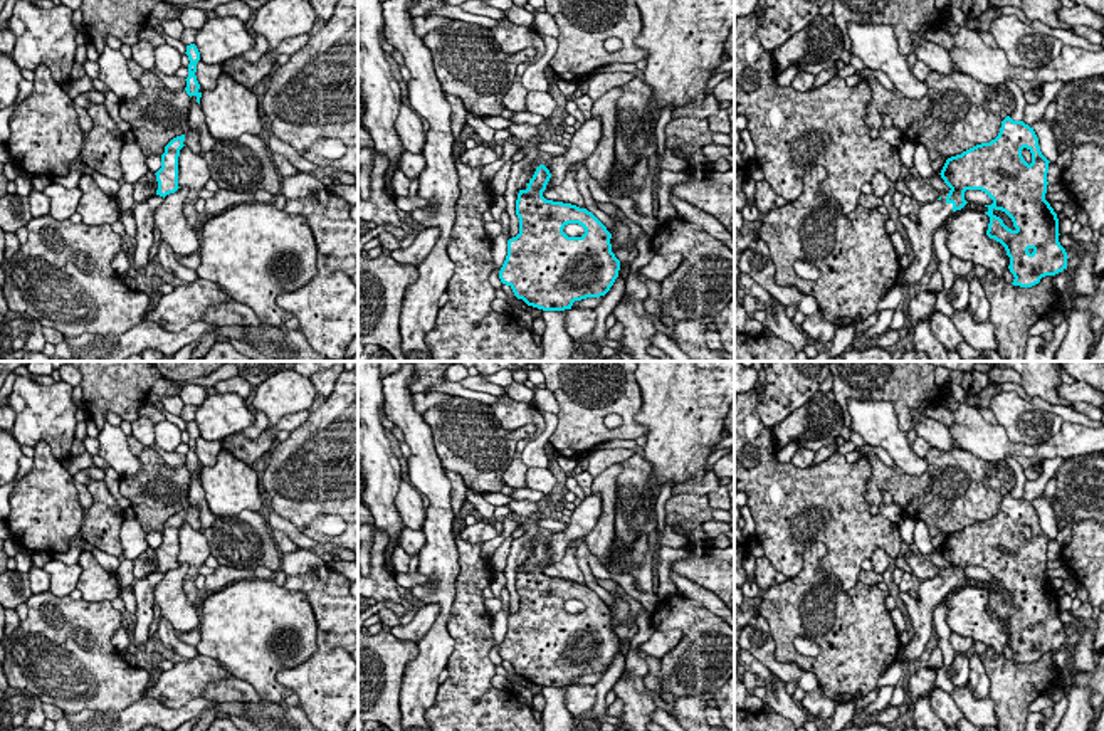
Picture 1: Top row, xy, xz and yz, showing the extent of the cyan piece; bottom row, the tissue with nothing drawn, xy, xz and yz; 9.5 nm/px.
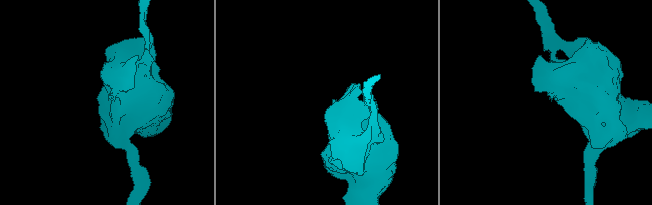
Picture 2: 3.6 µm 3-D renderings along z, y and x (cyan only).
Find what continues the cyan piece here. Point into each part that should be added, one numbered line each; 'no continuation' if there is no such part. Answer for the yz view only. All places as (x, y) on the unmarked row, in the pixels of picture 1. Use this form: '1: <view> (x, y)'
1: yz (933, 590)

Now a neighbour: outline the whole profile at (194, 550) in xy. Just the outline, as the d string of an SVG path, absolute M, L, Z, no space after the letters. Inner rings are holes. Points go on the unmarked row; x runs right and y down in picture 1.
M183 523L178 533L178 563L188 565L183 590L190 605L195 605L198 595L193 578L198 575L208 556L210 546L203 531L197 531L188 523Z

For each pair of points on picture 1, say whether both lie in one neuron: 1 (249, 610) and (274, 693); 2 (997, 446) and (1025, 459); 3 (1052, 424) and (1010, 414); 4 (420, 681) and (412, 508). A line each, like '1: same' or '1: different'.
1: same
2: same
3: same
4: different

